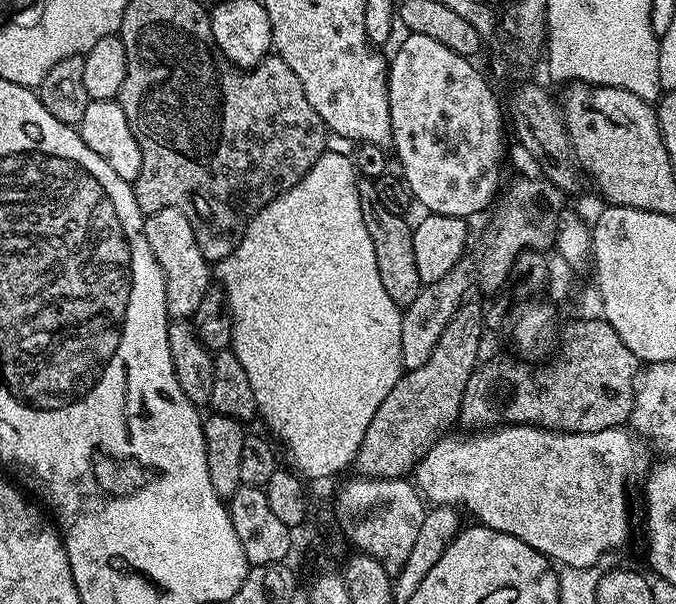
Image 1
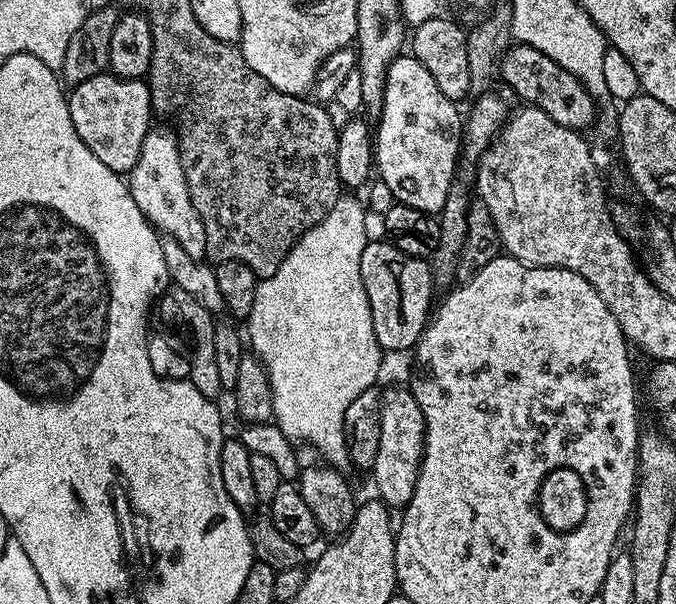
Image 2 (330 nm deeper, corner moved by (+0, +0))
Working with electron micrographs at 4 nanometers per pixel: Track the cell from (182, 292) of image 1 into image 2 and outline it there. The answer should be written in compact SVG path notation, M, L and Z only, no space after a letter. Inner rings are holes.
M149 127L142 142L138 162L127 177L128 191L131 192L138 210L147 218L148 223L157 233L167 239L176 240L186 254L195 260L206 257L206 226L190 202L190 190L186 186L186 174L180 161L180 145L175 131L167 132L164 128Z

